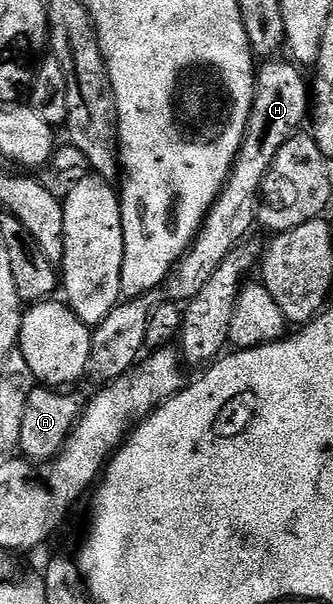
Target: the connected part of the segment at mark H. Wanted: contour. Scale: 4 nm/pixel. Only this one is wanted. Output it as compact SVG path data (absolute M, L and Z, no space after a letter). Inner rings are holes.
M266 60L262 64L265 66L262 69L260 66L256 70L257 94L253 96L253 114L245 132L245 142L241 145L237 162L233 164L233 170L229 172L229 177L225 180L224 187L221 188L221 194L218 195L217 202L209 209L209 214L205 217L205 222L201 225L201 229L193 241L193 246L177 262L177 266L170 273L169 280L165 282L163 288L154 289L152 293L147 293L143 297L130 297L122 300L113 308L111 315L107 315L107 319L103 319L103 323L99 323L92 330L93 338L91 339L88 376L101 381L97 383L108 383L119 379L124 373L128 373L134 365L138 364L139 358L145 349L147 319L151 319L155 306L160 305L164 300L174 303L187 303L191 299L195 299L195 295L199 295L199 291L203 291L203 286L209 282L211 275L215 275L217 268L223 264L223 259L227 259L227 255L231 255L231 251L235 251L238 245L248 238L245 236L252 231L253 225L255 229L258 224L257 207L261 203L261 180L269 173L271 163L275 163L275 155L279 155L283 143L287 143L287 139L291 139L299 132L304 126L301 124L304 121L306 124L311 113L311 89L307 84L307 77L301 74L304 72L292 60L281 60Z

